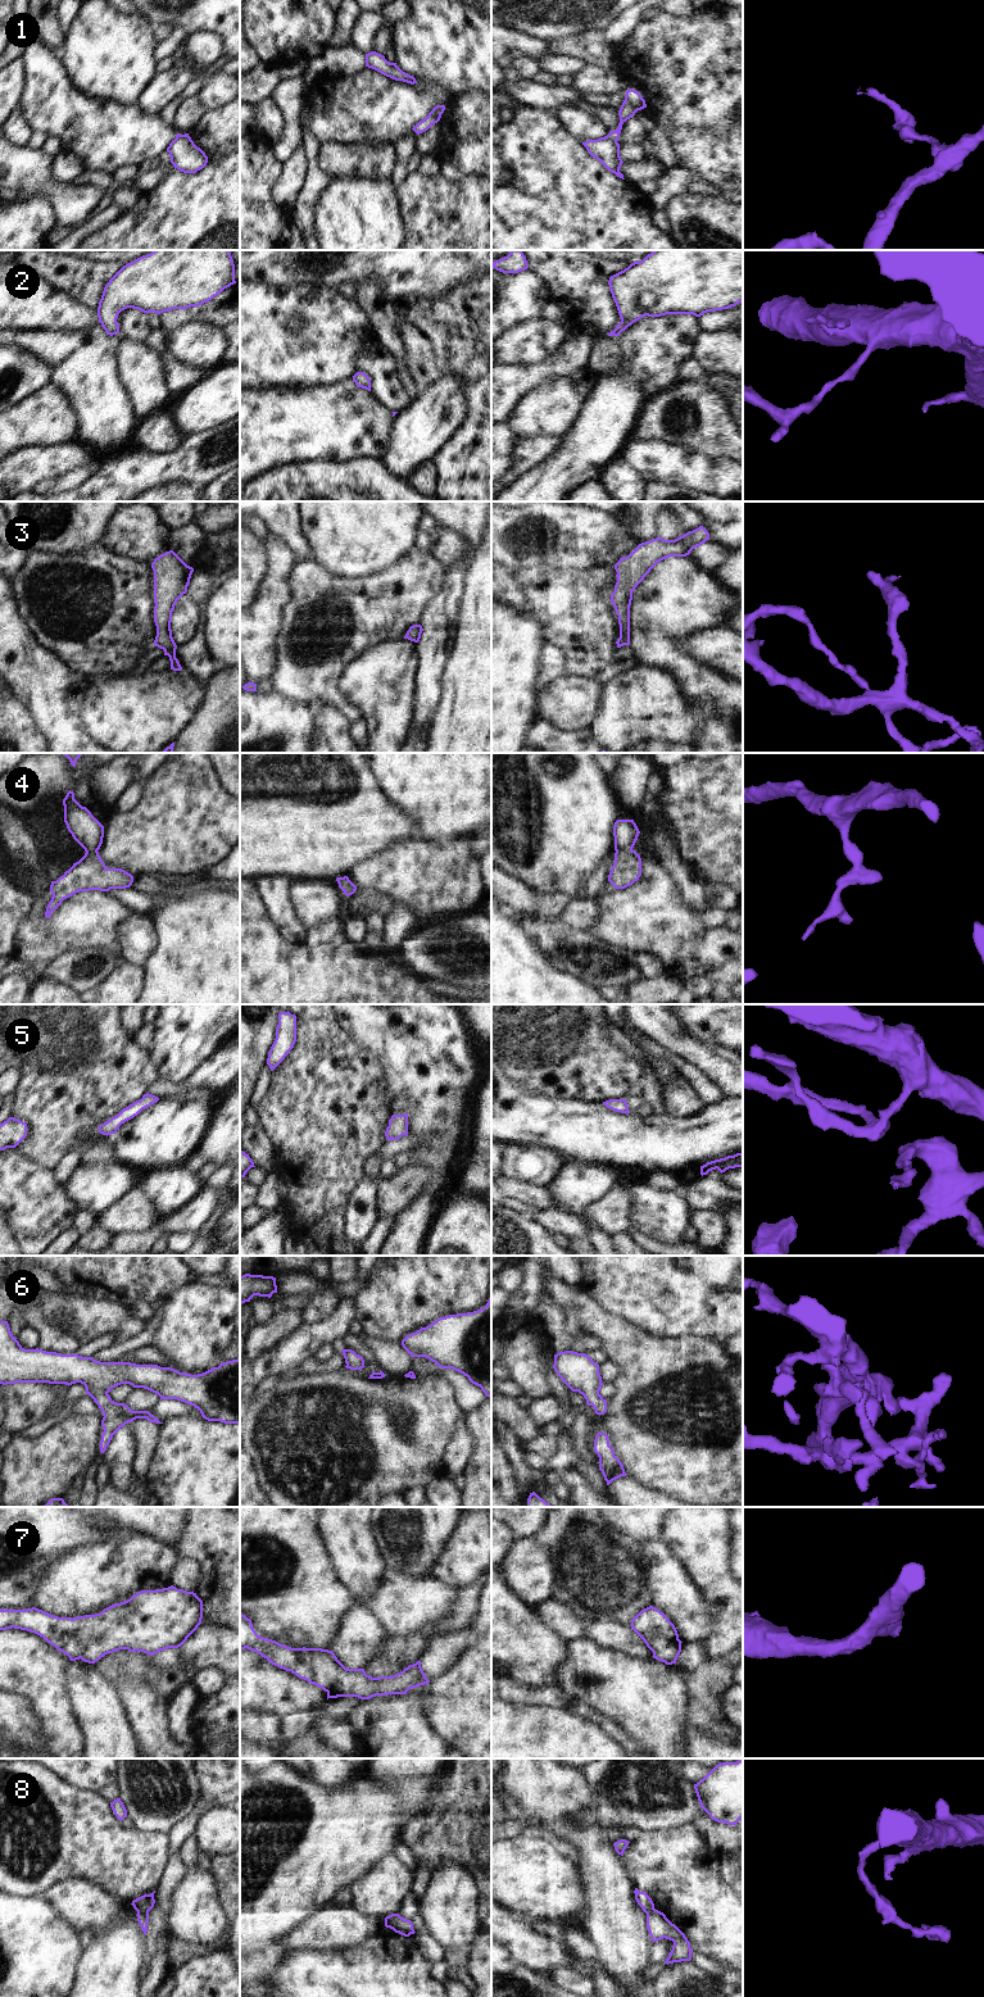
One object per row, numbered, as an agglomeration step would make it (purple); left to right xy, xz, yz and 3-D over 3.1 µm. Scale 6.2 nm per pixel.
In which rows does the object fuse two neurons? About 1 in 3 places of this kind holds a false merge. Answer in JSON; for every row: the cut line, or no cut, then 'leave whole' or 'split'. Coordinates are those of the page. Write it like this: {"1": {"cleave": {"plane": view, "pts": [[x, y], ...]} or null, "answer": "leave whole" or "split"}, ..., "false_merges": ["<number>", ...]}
{"1": {"cleave": {"plane": "yz", "pts": [[607, 135], [616, 141]]}, "answer": "split"}, "2": {"cleave": null, "answer": "leave whole"}, "3": {"cleave": null, "answer": "leave whole"}, "4": {"cleave": null, "answer": "leave whole"}, "5": {"cleave": null, "answer": "leave whole"}, "6": {"cleave": null, "answer": "leave whole"}, "7": {"cleave": null, "answer": "leave whole"}, "8": {"cleave": {"plane": "xy", "pts": [[137, 1911], [148, 1912]]}, "answer": "split"}, "false_merges": ["1", "8"]}

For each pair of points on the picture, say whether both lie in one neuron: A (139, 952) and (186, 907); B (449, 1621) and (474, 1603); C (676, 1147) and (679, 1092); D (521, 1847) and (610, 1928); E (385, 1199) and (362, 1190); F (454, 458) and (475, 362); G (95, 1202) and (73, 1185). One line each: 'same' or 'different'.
A: different
B: same
C: different
D: different
E: different
F: same
G: same

